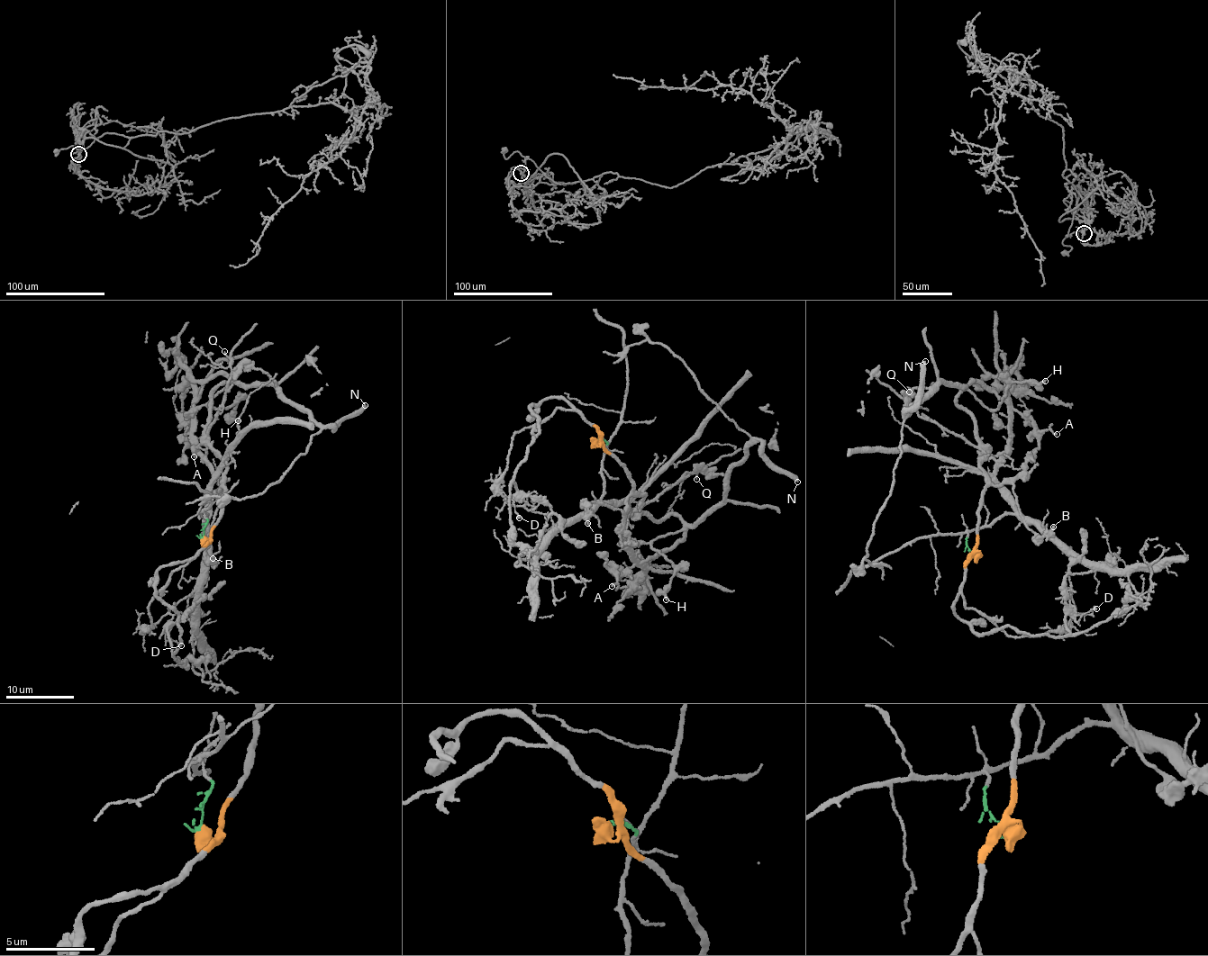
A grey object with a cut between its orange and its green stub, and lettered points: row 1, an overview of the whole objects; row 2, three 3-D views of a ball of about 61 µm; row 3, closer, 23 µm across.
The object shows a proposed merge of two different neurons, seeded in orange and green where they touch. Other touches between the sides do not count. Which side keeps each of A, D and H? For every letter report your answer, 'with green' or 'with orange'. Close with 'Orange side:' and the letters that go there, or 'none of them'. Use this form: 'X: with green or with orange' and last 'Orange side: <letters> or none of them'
A: with orange
D: with green
H: with orange
Orange side: A, H

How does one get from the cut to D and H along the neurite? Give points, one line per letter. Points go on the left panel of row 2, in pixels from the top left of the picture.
D: (203, 537), (207, 521), (198, 511), (208, 523), (211, 551), (195, 590), (169, 609), (168, 637), (181, 645)
H: (203, 537), (223, 499), (223, 457), (205, 439), (220, 384), (229, 382), (207, 405), (234, 403), (238, 421)

